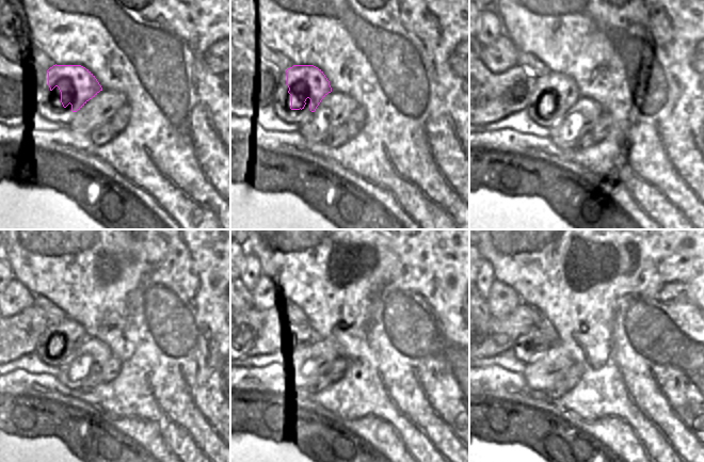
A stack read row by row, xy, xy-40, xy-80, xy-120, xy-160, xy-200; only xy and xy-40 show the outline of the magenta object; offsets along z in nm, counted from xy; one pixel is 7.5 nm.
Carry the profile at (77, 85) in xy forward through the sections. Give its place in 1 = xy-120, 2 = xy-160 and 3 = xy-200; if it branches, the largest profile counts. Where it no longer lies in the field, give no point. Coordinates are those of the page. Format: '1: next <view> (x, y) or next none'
1: next xy-120 (60, 340)
2: next xy-160 (292, 346)
3: next xy-200 (531, 346)

